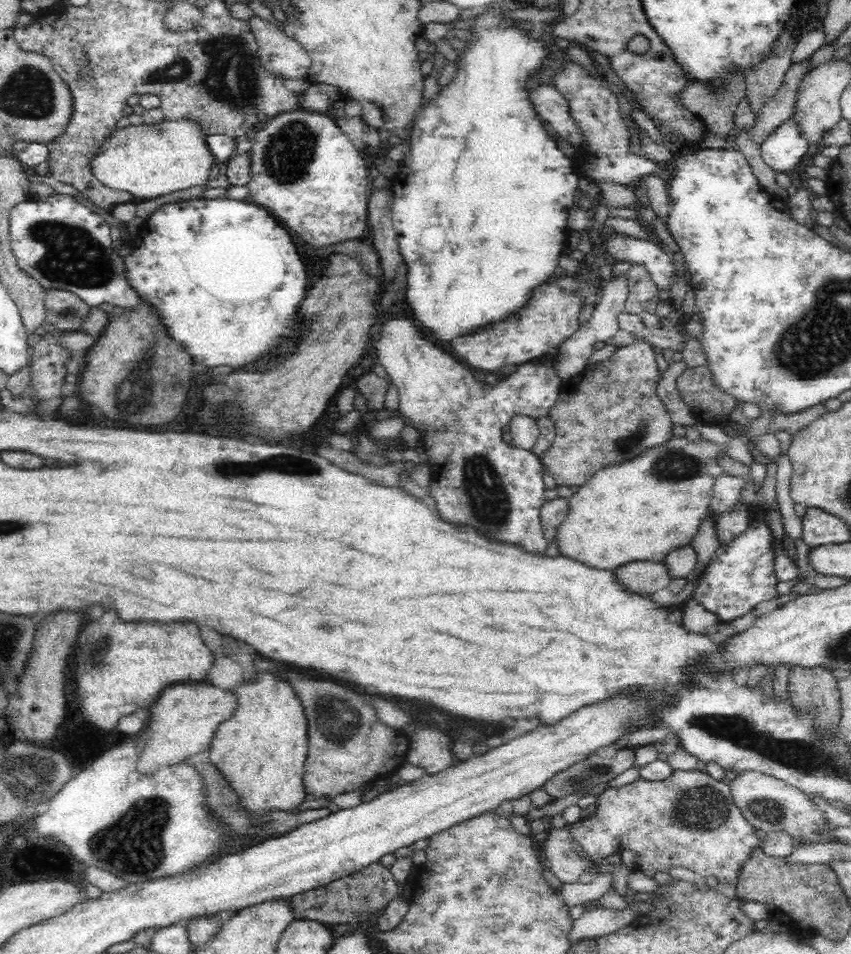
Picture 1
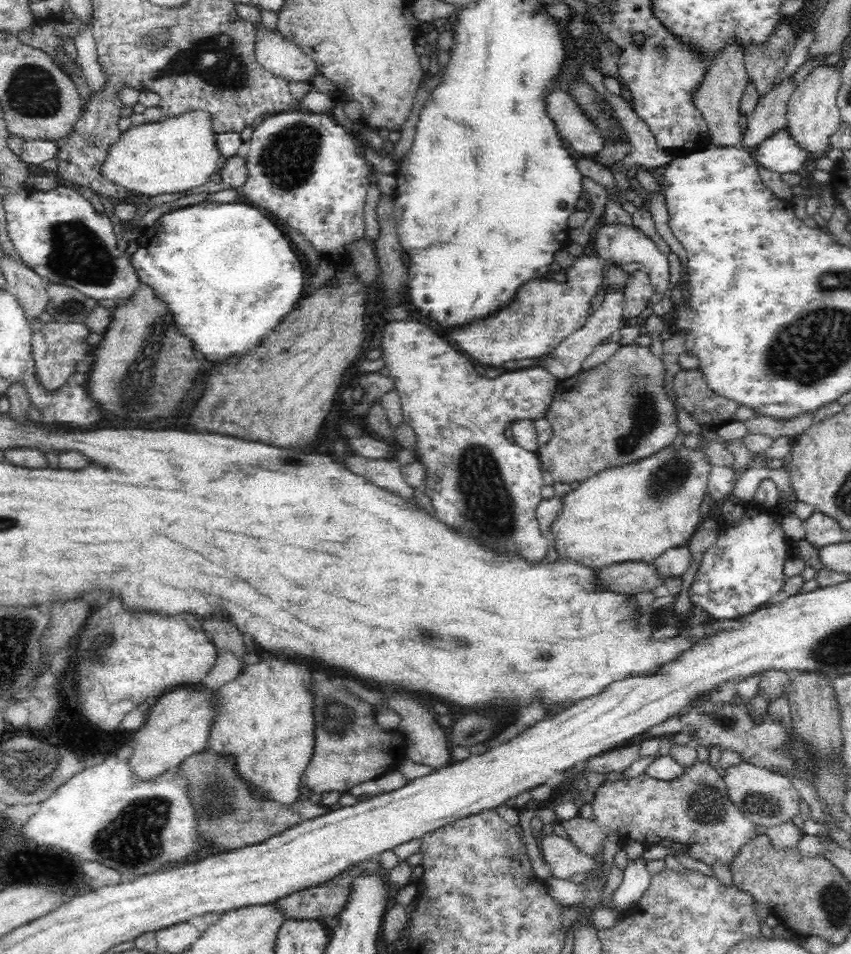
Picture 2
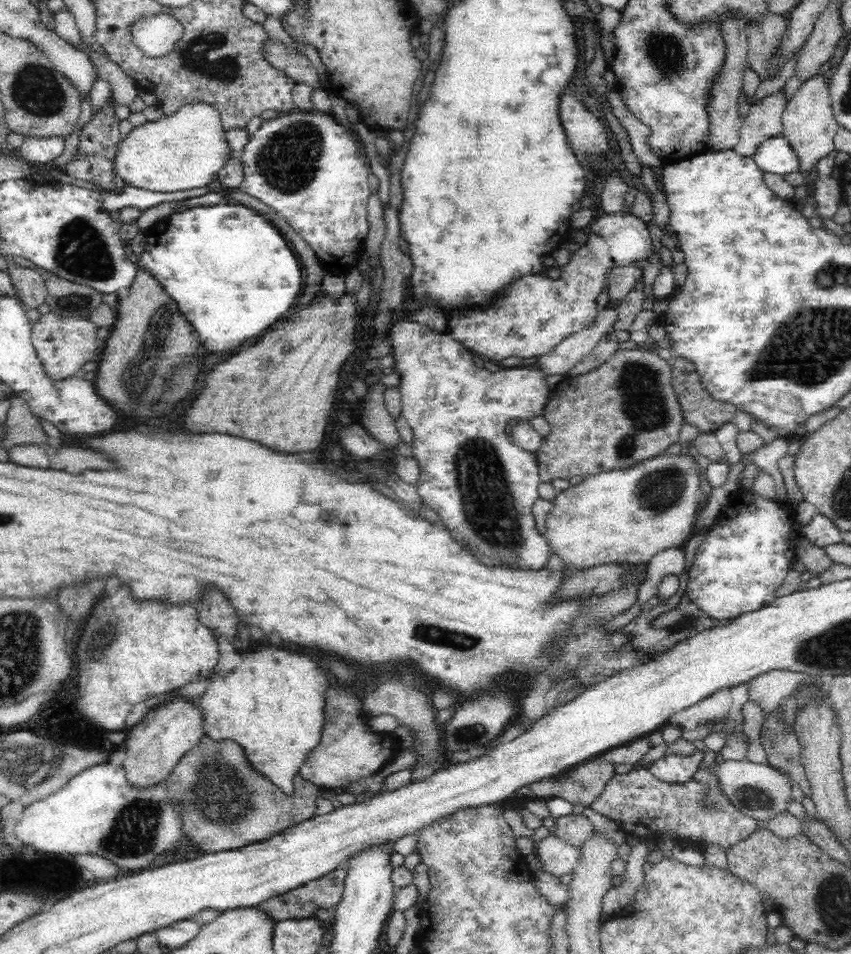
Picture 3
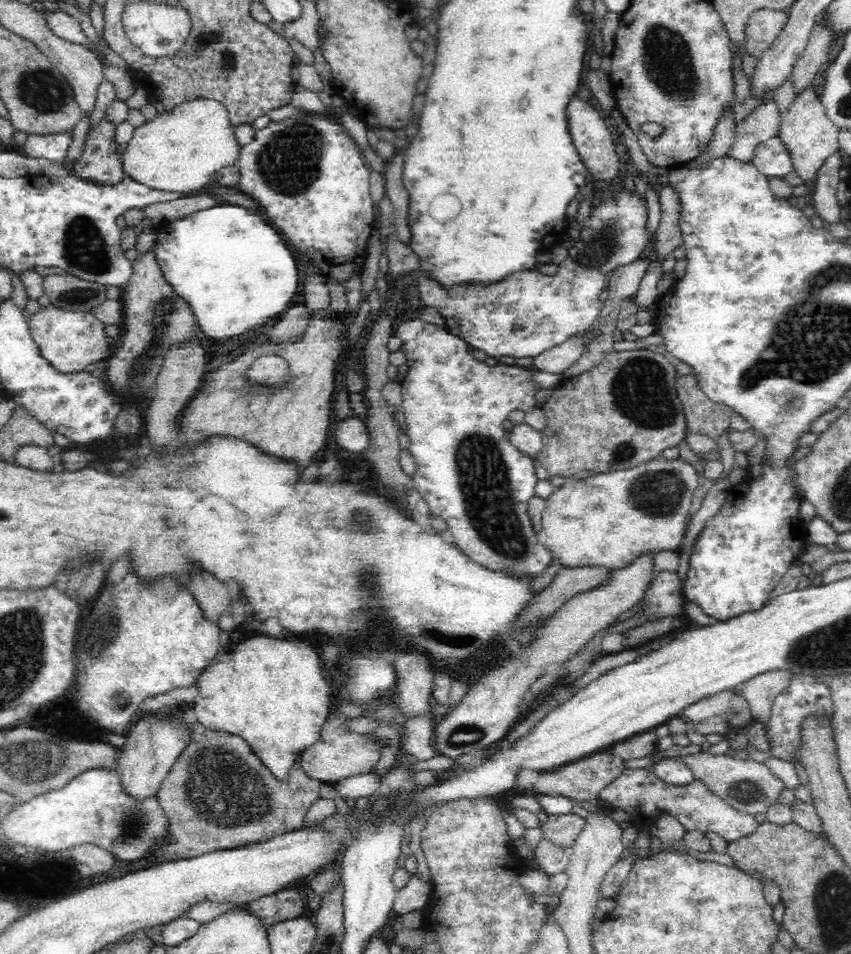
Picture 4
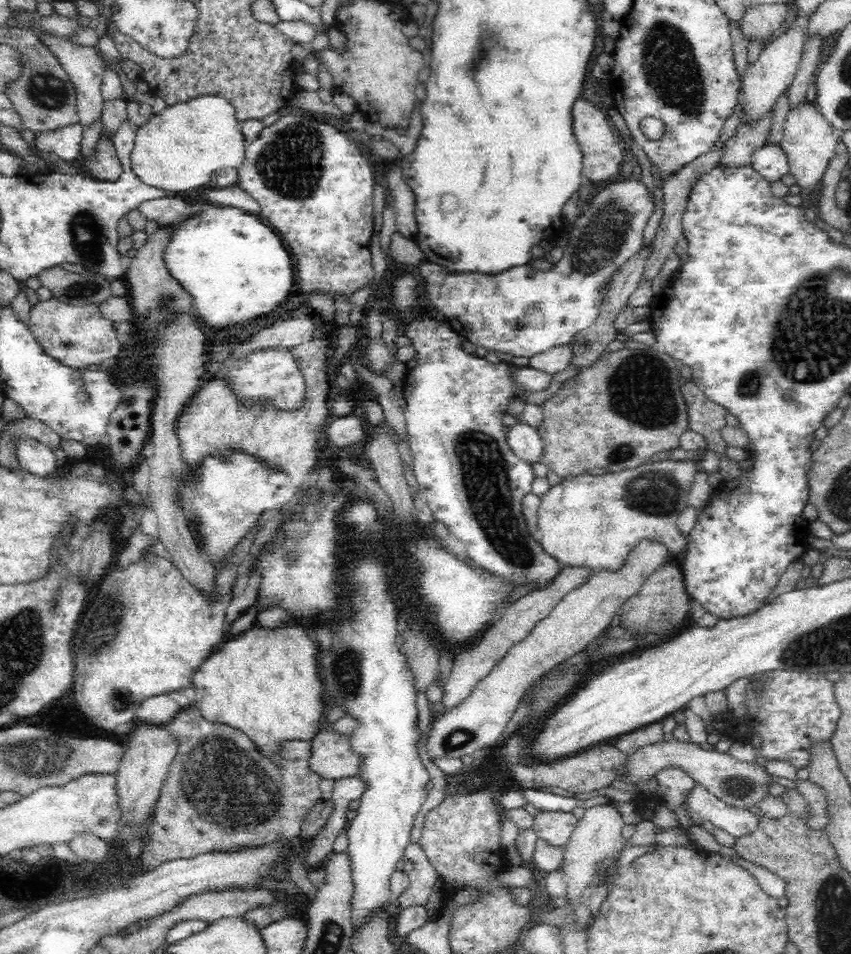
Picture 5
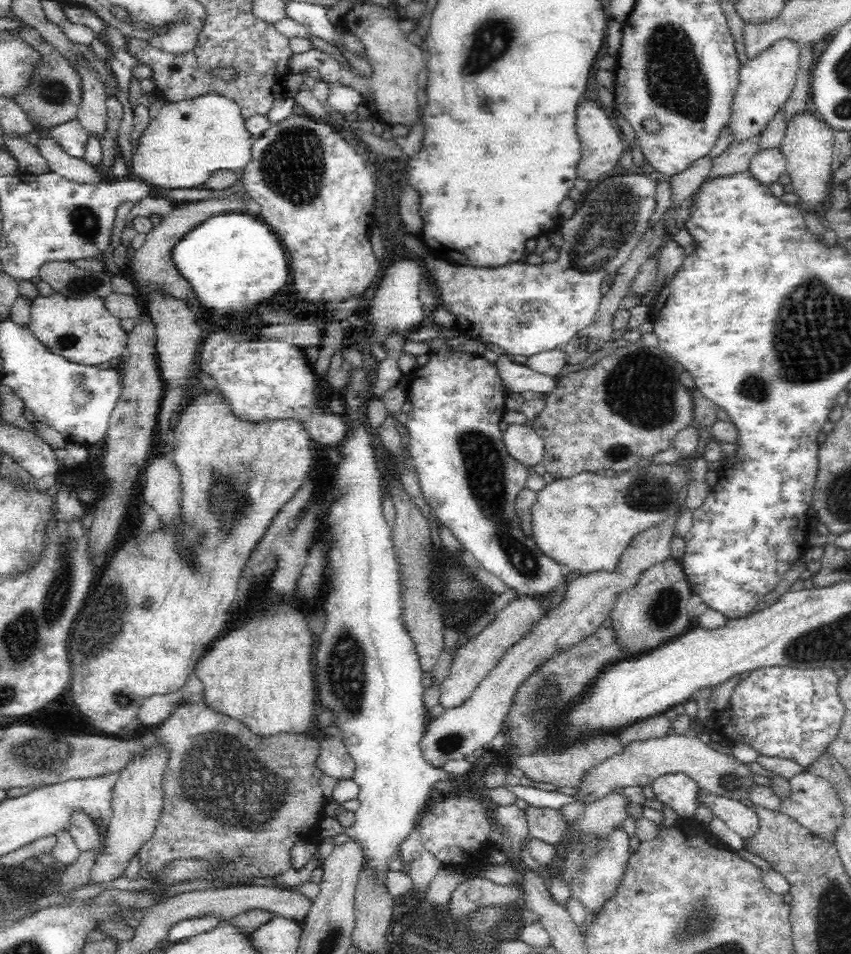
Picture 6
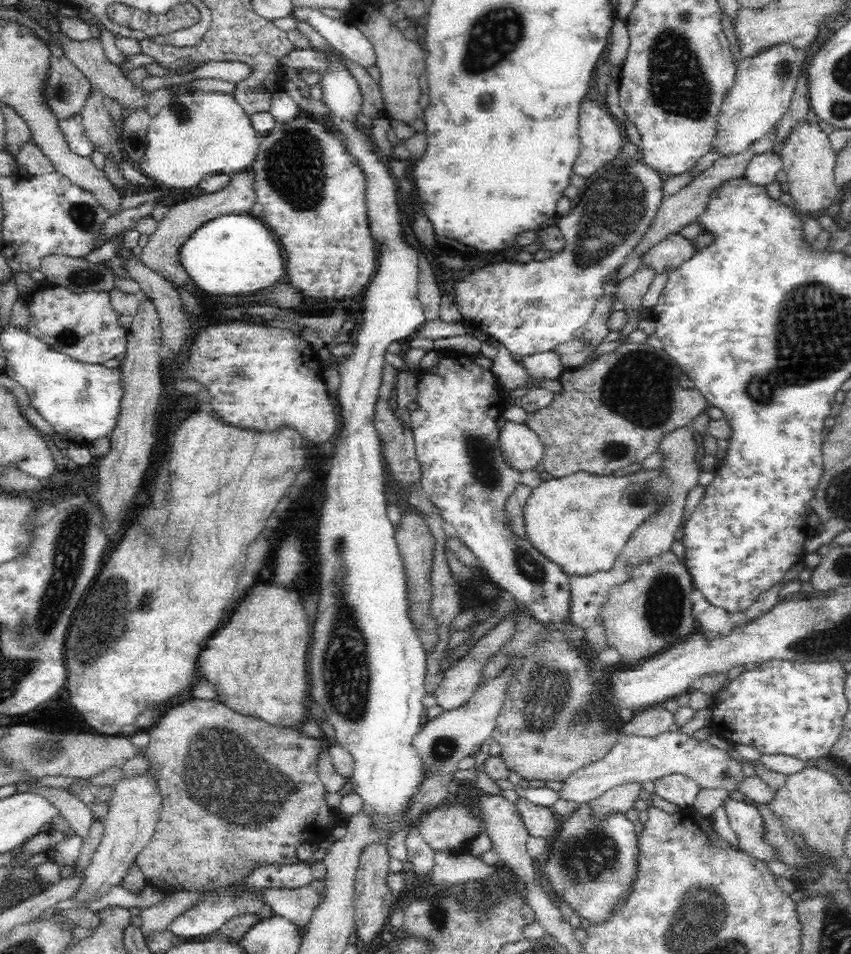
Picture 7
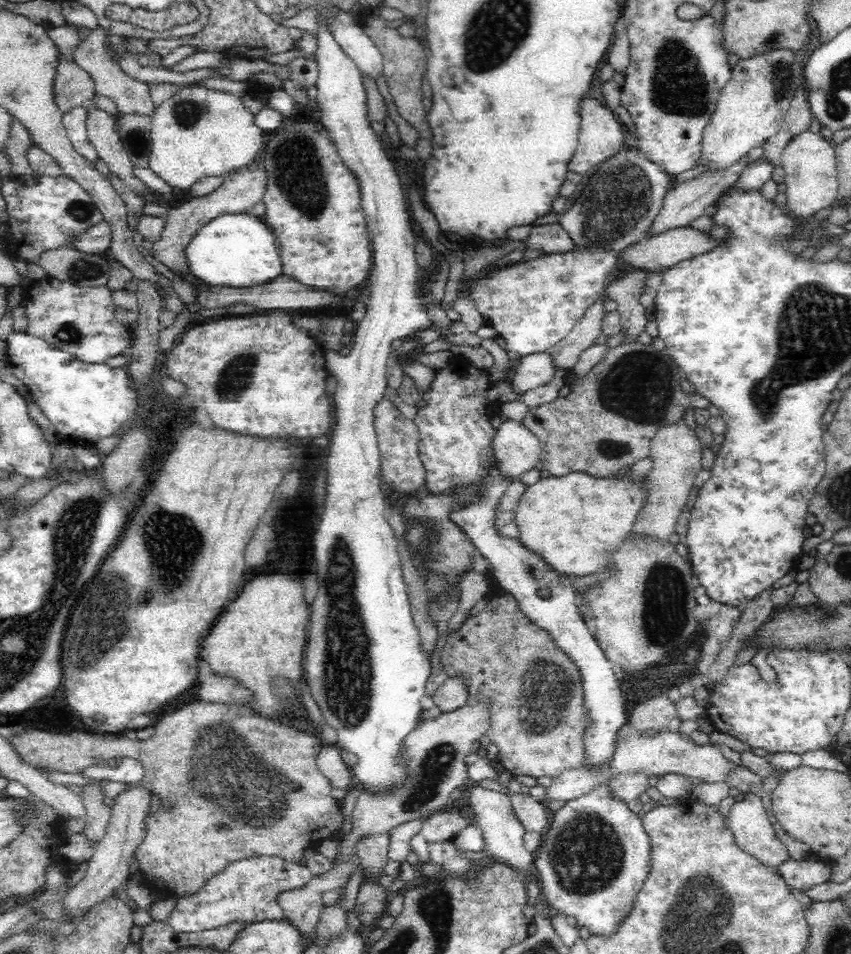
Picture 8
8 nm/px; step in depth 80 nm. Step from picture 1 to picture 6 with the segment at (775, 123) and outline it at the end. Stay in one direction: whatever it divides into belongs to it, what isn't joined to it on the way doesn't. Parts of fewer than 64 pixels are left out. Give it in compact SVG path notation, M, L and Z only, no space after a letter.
M763 132L744 142L732 143L718 158L714 158L713 168L708 178L722 177L749 169L751 159L761 150Z

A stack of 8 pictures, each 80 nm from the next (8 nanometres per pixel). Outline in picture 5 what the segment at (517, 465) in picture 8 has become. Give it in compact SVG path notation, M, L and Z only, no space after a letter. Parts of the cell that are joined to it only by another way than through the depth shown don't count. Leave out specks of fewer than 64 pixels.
M521 421L510 427L506 439L514 454L532 465L538 461L544 448L537 429Z

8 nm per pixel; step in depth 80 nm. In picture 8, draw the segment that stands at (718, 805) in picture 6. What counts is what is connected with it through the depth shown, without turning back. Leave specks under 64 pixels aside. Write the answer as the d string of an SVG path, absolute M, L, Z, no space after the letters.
M742 794L732 805L730 828L738 846L762 864L776 868L790 858L786 847L776 837L758 795Z

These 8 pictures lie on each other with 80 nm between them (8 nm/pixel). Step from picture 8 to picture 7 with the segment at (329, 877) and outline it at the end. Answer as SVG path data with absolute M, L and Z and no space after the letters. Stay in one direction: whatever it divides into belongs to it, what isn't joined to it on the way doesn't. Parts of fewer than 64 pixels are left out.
M312 881L297 889L266 888L260 892L264 901L273 909L273 914L287 918L292 924L304 928L320 901L324 882Z

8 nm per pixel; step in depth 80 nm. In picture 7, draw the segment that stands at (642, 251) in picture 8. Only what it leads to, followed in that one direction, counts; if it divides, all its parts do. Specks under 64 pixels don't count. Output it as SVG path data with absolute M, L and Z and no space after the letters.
M676 233L662 240L650 252L646 252L643 264L654 269L655 274L668 274L677 269L679 264L690 260L694 254L690 239Z

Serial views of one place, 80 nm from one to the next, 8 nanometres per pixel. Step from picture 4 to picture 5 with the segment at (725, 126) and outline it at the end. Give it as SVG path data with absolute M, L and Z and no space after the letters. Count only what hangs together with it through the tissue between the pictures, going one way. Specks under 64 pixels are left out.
M717 139L714 147L707 154L698 156L692 163L686 164L682 169L672 175L672 178L664 182L662 189L663 194L663 215L660 220L660 224L656 231L655 242L653 243L650 258L647 260L645 270L643 272L643 278L655 278L660 272L662 265L668 259L668 256L674 252L676 243L683 237L683 212L686 209L686 203L688 203L688 196L691 194L694 182L698 181L701 175L707 174L710 170L714 169L718 162L722 159L724 150L726 148L726 142Z

